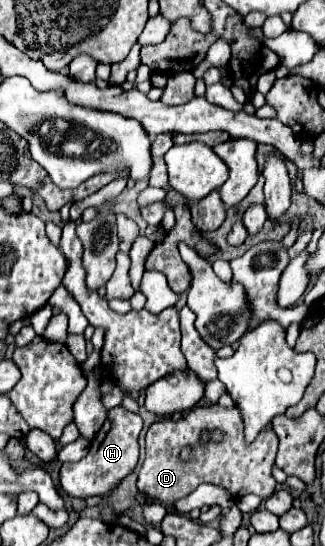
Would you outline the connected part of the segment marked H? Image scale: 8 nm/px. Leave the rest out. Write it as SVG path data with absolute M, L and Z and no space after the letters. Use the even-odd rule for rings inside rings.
M115 406L107 410L107 420L101 432L91 440L89 454L79 462L63 462L61 466L61 488L73 498L89 498L89 496L105 496L111 494L121 480L133 472L139 458L139 432L143 428L143 420L139 414L125 410L123 406Z

